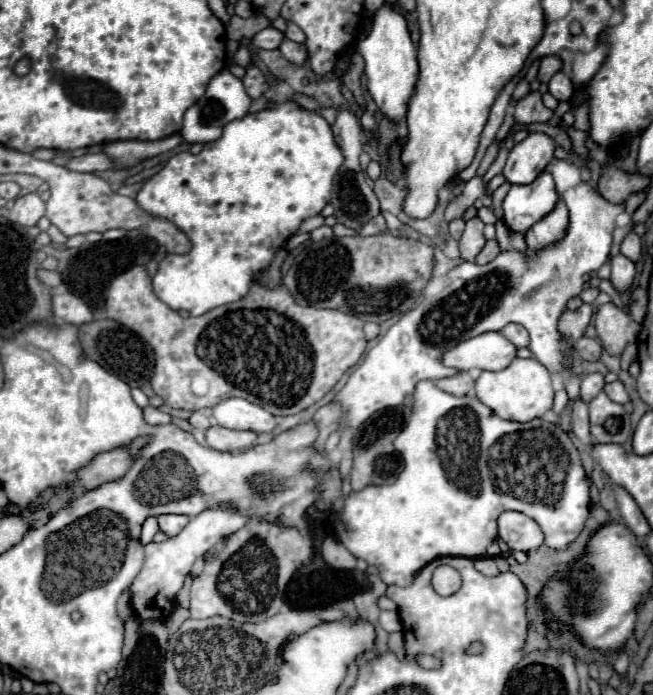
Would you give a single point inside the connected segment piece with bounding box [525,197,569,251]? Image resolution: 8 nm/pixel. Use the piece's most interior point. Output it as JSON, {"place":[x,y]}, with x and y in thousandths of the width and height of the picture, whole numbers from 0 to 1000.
{"place":[833,332]}

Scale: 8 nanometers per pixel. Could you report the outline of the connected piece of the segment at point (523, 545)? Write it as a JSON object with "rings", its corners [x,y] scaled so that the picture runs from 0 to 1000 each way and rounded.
{"rings":[[[770,735],[764,741],[764,773],[783,787],[798,793],[822,790],[832,781],[828,761],[816,747],[792,735]]]}

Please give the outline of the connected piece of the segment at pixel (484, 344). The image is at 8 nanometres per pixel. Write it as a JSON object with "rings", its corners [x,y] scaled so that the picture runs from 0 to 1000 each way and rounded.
{"rings":[[[764,476],[737,479],[724,488],[706,491],[678,508],[685,528],[718,534],[724,528],[746,534],[767,534],[789,517],[792,499]]]}

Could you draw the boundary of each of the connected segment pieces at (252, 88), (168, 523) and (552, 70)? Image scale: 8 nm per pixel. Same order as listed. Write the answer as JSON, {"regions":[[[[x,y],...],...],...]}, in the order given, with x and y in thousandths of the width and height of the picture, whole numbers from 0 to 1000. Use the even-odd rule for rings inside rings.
{"regions":[[[[384,91],[378,96],[378,108],[372,111],[372,122],[375,122],[375,131],[384,142],[394,142],[400,134],[406,134],[406,128],[409,128],[406,108],[400,105],[400,99],[391,91]]],[[[243,741],[240,750],[243,750],[243,761],[265,773],[289,753],[289,744],[286,741]]],[[[838,79],[828,85],[828,96],[825,96],[825,117],[841,117],[853,102],[859,99],[859,85],[853,79]]]]}

